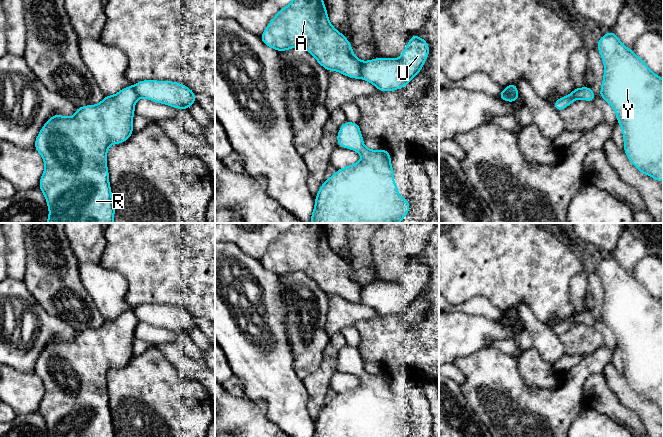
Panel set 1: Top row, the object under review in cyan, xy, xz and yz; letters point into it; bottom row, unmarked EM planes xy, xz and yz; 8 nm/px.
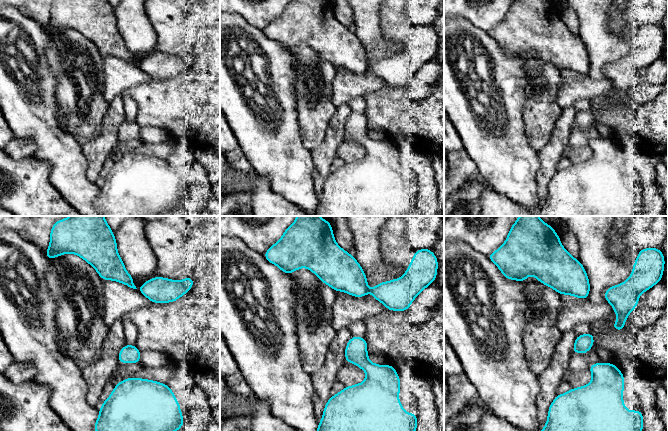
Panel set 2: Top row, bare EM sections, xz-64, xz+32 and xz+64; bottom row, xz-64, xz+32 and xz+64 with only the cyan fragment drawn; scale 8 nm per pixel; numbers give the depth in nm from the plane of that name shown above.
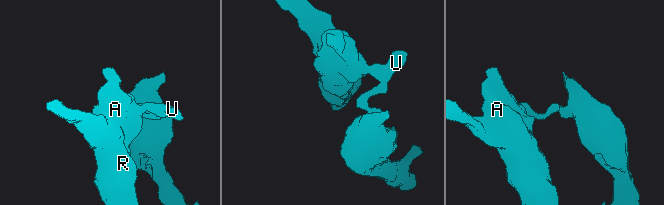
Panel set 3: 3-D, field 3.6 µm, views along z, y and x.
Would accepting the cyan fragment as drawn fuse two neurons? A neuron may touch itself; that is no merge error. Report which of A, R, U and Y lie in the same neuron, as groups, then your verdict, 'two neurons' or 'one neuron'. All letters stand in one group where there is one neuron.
A R / U Y | two neurons

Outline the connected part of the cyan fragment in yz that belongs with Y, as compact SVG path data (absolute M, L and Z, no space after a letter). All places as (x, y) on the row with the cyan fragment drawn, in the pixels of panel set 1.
M614 31L603 35L596 48L605 67L600 96L615 110L627 158L641 173L663 181L663 79L624 46Z

